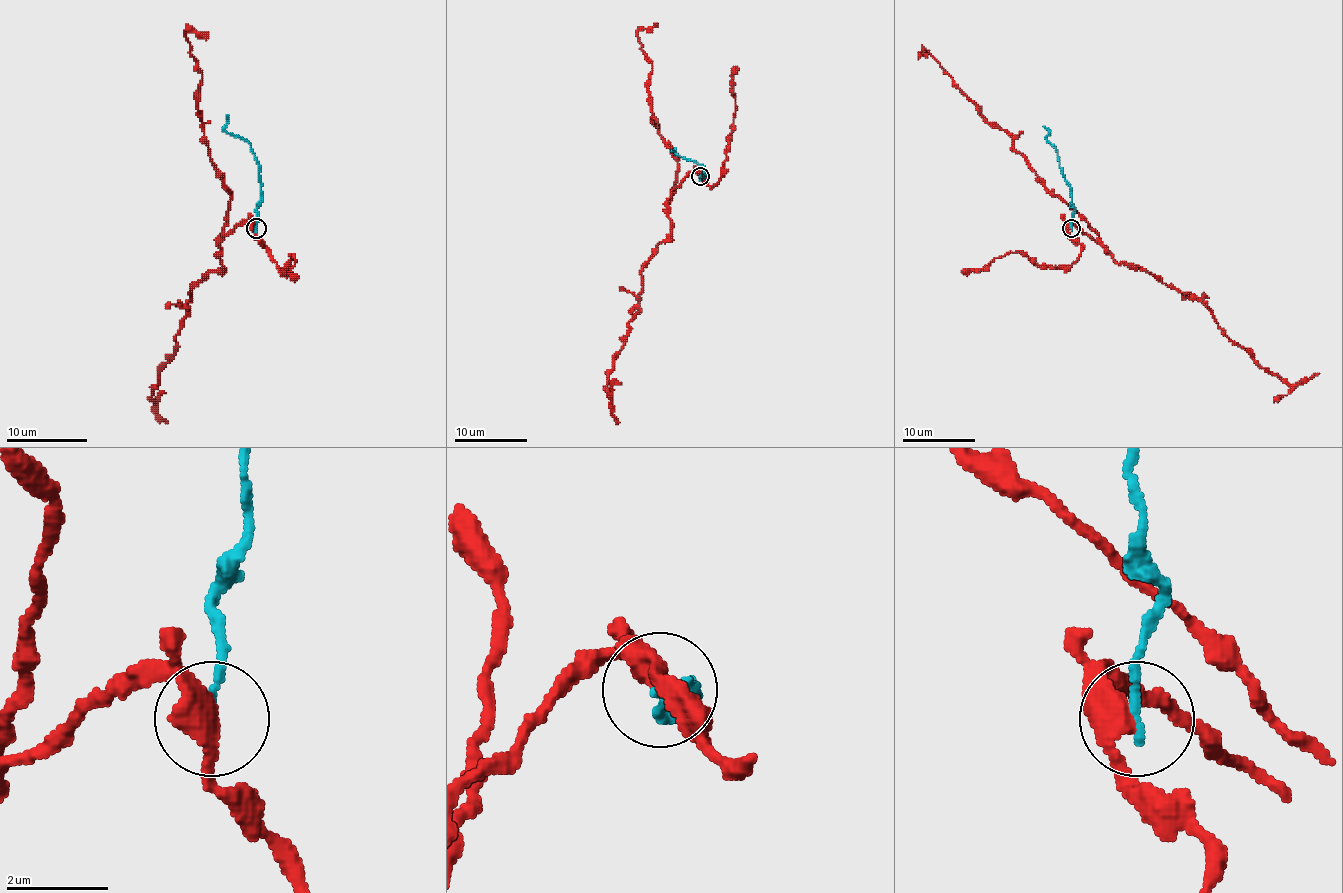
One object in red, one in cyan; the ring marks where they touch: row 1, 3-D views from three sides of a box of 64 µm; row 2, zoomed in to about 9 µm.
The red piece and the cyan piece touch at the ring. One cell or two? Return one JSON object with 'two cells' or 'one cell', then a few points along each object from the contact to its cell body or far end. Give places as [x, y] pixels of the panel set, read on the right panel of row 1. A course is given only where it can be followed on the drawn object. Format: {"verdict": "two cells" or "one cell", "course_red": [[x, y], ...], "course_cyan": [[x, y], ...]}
{"verdict": "two cells", "course_red": [[1072, 227], [1119, 263], [1133, 263], [1194, 296], [1229, 337], [1290, 384], [1319, 373]], "course_cyan": [[1072, 227], [1072, 187], [1059, 166], [1057, 151], [1046, 139], [1048, 131], [1043, 126]]}

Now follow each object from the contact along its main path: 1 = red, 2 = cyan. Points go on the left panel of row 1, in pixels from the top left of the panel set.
1: (256, 228), (240, 221), (224, 236), (222, 268), (190, 292), (176, 350), (151, 397), (155, 403), (164, 391)
2: (256, 228), (260, 183), (258, 163), (248, 143), (224, 129), (228, 115)

